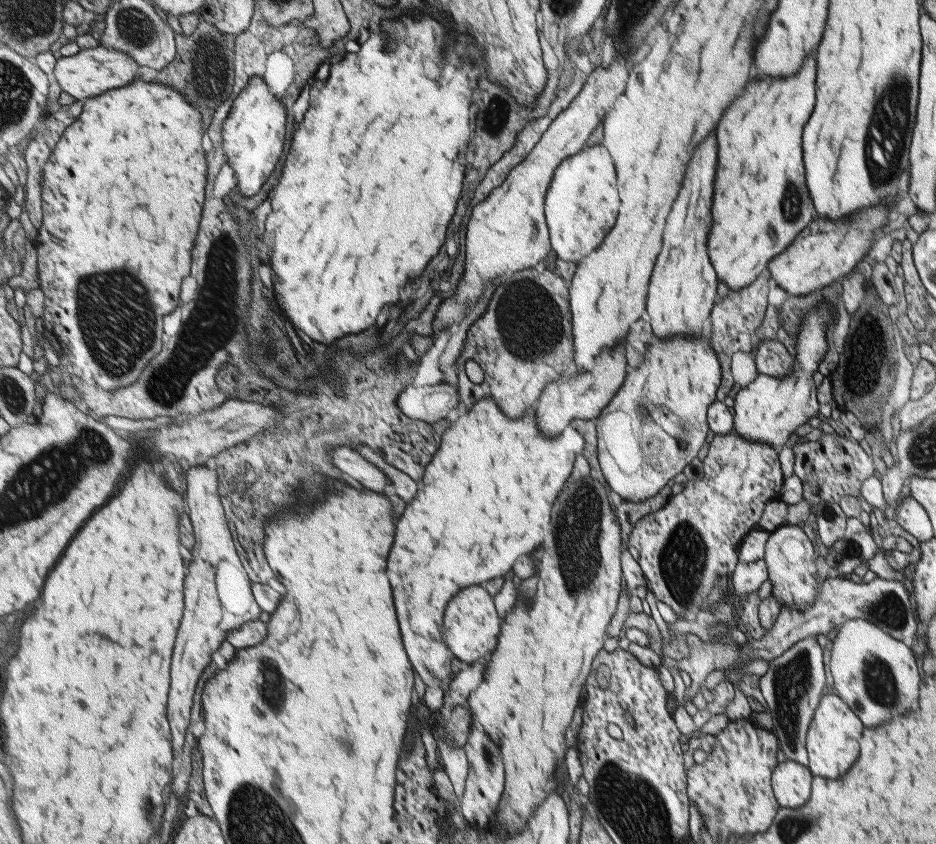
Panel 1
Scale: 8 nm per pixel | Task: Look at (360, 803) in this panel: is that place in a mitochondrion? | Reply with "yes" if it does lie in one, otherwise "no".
no

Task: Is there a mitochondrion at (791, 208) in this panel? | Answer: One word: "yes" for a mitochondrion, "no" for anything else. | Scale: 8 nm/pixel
yes

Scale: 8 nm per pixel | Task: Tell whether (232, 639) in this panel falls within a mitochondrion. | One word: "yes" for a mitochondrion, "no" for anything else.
no

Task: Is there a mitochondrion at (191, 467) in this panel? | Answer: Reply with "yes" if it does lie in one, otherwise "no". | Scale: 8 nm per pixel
no

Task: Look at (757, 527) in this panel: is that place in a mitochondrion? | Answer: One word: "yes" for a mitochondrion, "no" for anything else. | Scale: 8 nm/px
no

